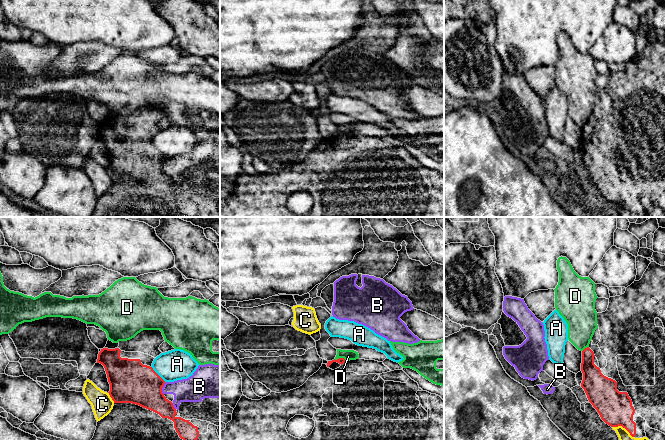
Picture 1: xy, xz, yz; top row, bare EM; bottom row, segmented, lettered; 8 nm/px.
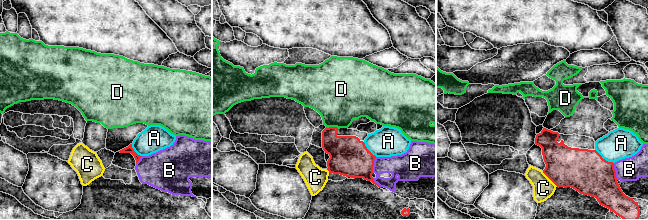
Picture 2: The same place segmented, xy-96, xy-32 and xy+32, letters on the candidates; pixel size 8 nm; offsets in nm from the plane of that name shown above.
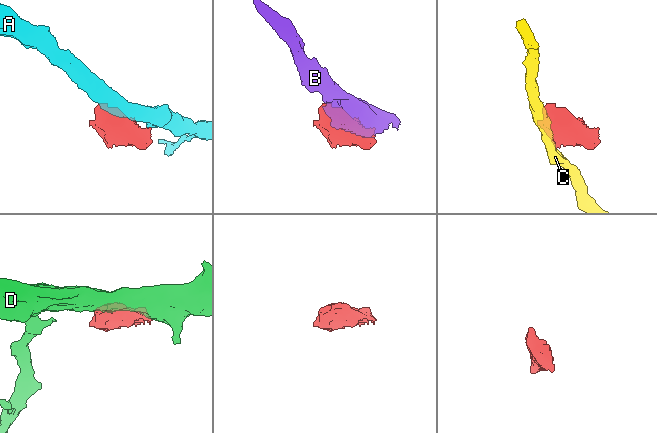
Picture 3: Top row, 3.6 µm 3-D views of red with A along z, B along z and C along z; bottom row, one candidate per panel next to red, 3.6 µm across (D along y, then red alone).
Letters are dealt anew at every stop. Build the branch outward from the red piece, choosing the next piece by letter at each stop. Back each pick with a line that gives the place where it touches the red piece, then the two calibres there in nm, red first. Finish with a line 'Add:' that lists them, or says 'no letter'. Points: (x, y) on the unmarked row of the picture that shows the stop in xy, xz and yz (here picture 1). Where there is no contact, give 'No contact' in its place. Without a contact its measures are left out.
Add: no letter

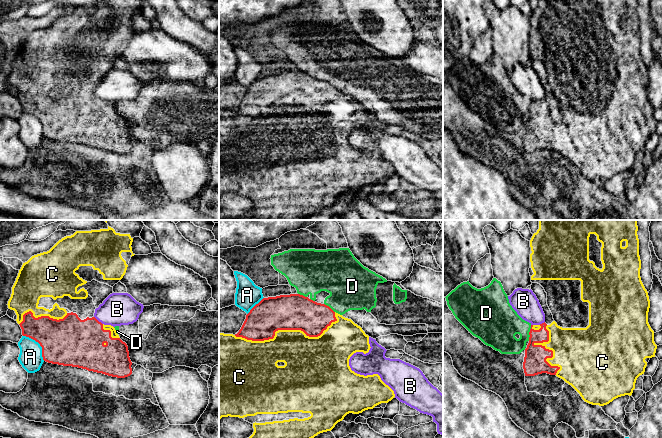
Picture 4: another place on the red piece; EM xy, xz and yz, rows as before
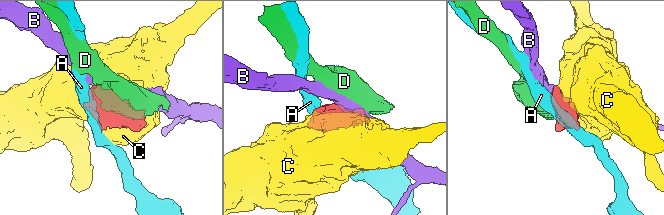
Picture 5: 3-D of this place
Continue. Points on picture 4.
C: Touches red at xz (284, 105). Thickness 280 nm (red) against 300 nm
Add: C

